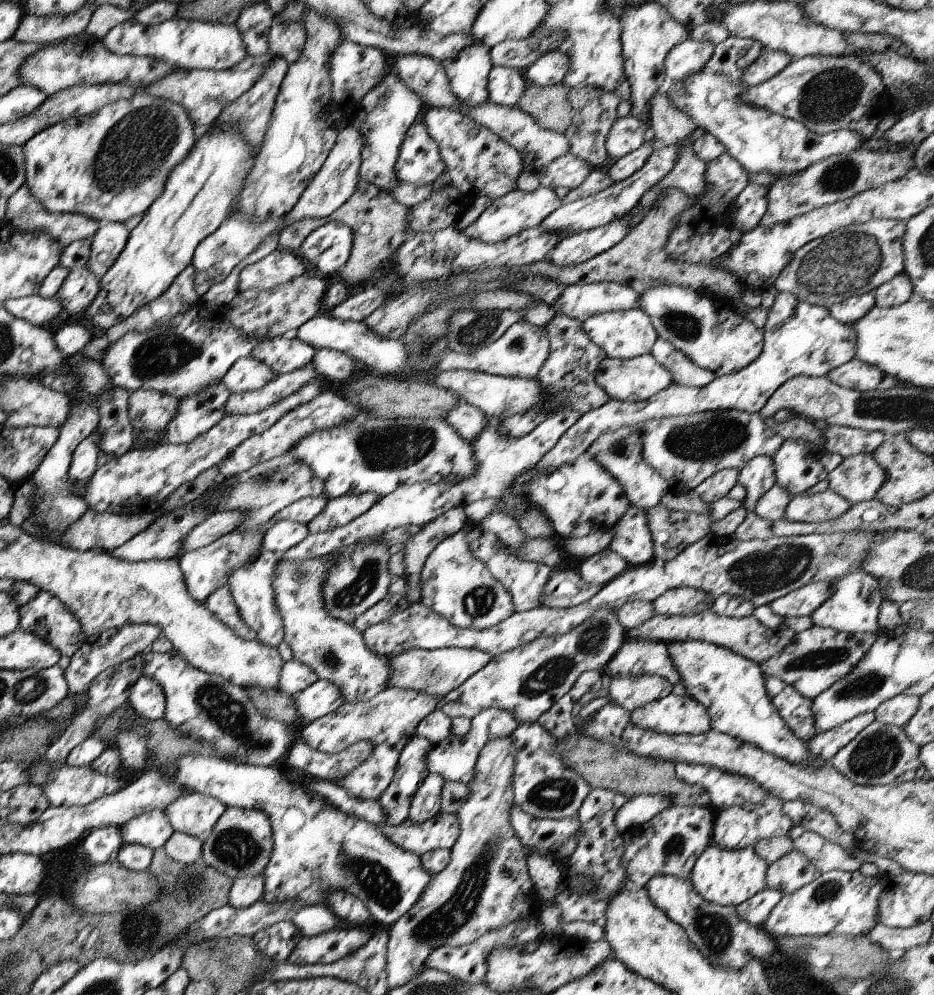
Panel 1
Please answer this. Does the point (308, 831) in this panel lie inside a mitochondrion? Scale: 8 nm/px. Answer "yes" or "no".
no

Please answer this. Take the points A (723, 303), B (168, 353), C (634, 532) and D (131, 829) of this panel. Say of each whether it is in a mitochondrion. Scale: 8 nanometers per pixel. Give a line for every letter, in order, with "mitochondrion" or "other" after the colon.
A: other
B: mitochondrion
C: other
D: other

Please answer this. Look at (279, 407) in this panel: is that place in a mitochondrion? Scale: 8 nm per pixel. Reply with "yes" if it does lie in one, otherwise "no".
no

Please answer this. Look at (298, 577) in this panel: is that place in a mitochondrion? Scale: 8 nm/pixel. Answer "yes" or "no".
yes

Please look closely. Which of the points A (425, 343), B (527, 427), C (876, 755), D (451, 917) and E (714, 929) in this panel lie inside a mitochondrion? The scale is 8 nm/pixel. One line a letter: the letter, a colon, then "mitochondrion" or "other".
A: mitochondrion
B: other
C: mitochondrion
D: mitochondrion
E: mitochondrion

